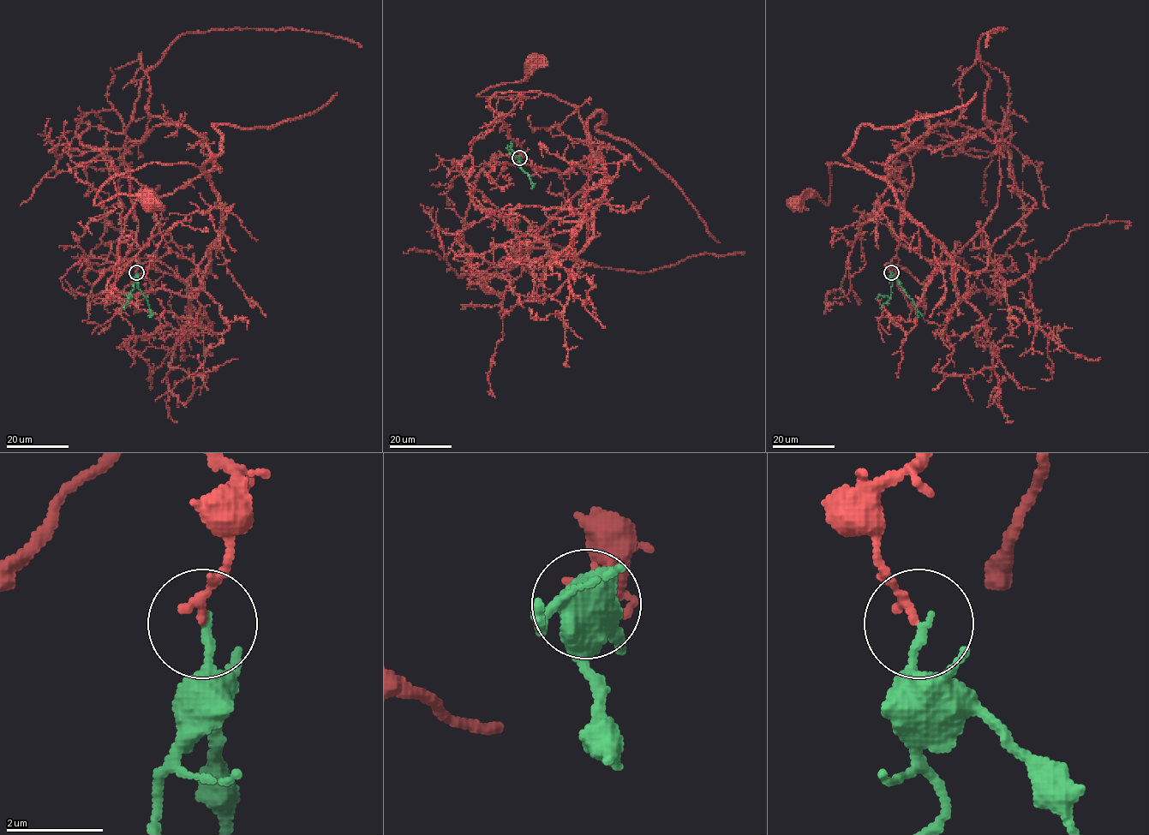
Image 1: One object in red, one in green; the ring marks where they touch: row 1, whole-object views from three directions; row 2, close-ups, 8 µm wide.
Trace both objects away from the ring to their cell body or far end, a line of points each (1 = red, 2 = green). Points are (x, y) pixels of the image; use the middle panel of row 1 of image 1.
1: (519, 158), (537, 169), (566, 172), (591, 153), (573, 105), (541, 94), (477, 95), (523, 80), (534, 61)
2: (519, 158), (520, 167), (533, 183)

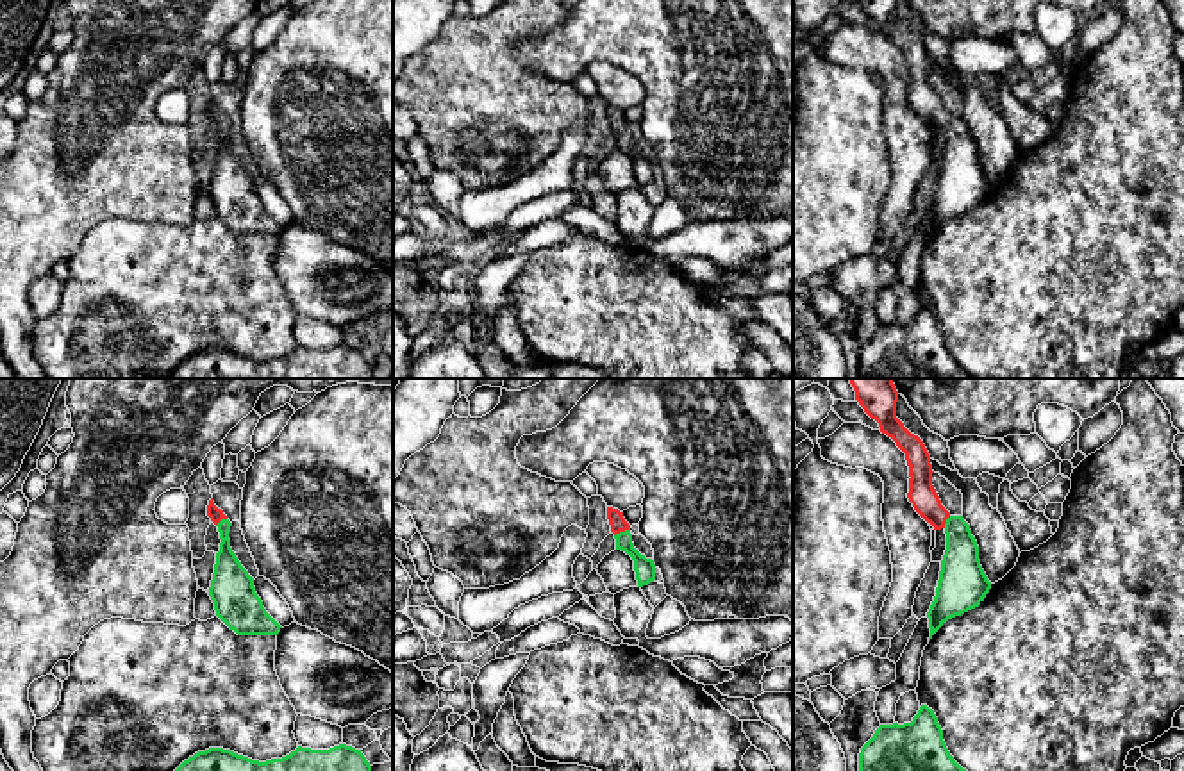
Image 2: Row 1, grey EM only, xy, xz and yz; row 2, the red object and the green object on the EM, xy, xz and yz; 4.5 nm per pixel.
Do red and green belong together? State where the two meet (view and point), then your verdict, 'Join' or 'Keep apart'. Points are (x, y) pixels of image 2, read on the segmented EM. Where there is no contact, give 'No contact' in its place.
Touches red at xz (622, 530). Join

